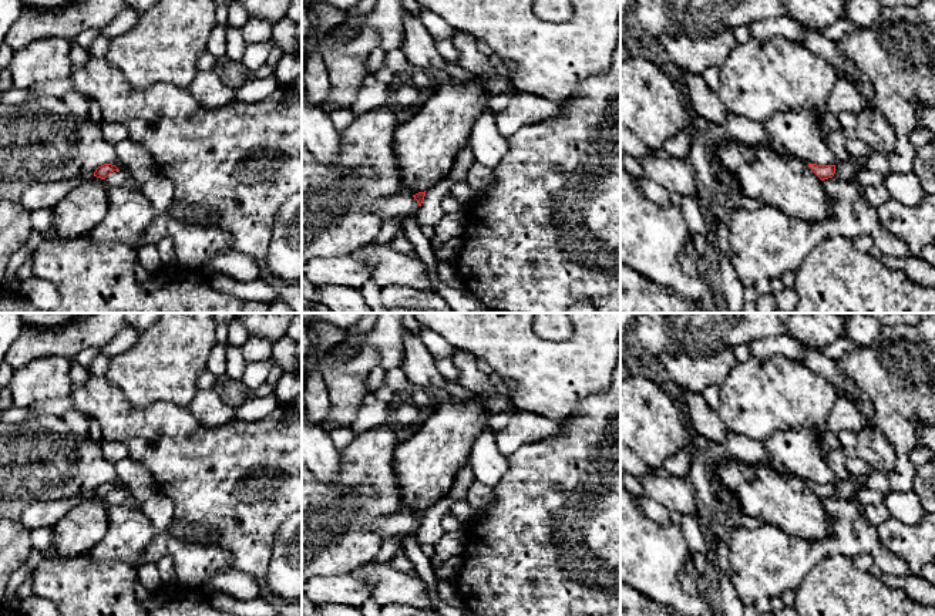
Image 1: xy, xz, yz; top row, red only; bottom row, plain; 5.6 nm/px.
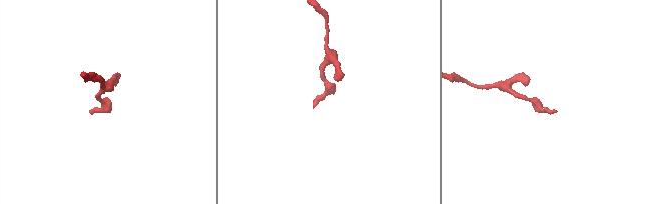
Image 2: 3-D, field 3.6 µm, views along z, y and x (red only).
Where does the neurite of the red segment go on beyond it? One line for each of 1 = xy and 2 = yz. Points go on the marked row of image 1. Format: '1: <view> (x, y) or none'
1: none
2: none

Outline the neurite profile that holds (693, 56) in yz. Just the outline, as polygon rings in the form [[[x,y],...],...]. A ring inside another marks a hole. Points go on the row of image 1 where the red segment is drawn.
[[[731,28],[709,37],[662,36],[659,38],[670,60],[683,71],[702,74],[706,68],[722,67],[737,44]]]

